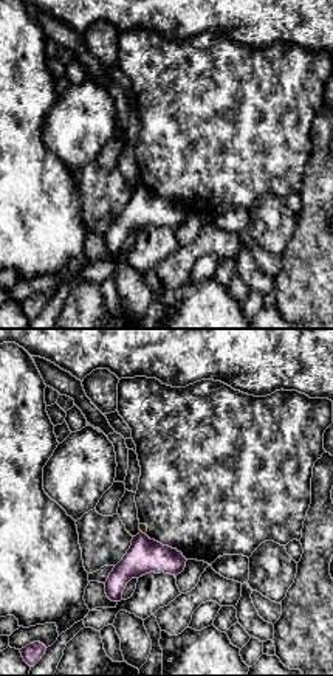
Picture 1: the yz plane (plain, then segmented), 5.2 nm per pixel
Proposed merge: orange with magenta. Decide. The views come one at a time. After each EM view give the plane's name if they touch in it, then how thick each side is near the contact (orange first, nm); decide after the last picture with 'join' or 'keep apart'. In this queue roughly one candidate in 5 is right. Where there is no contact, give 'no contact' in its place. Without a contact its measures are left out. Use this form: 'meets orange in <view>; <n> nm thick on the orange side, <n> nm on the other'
meets orange in yz; 50 nm thick on the orange side, 180 nm on the other

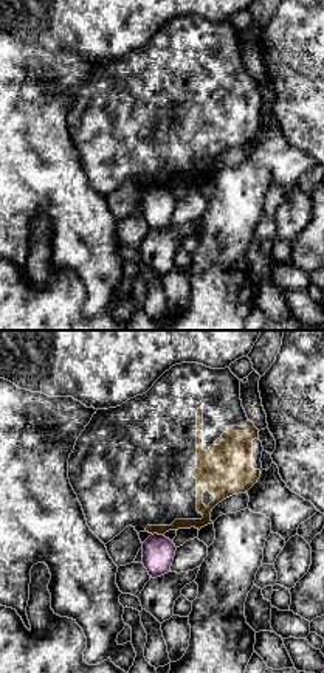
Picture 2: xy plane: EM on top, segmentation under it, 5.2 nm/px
meets orange in xy; 50 nm thick on the orange side, 170 nm on the other

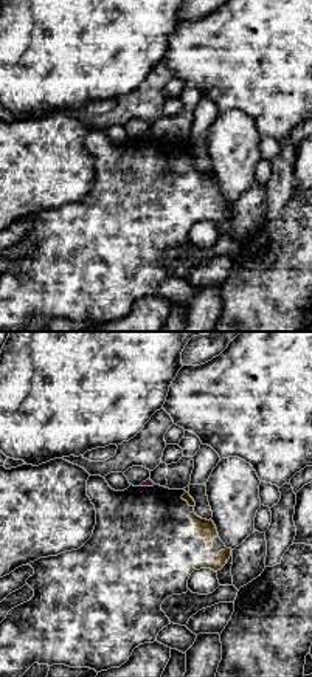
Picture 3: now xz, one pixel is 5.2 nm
no contact

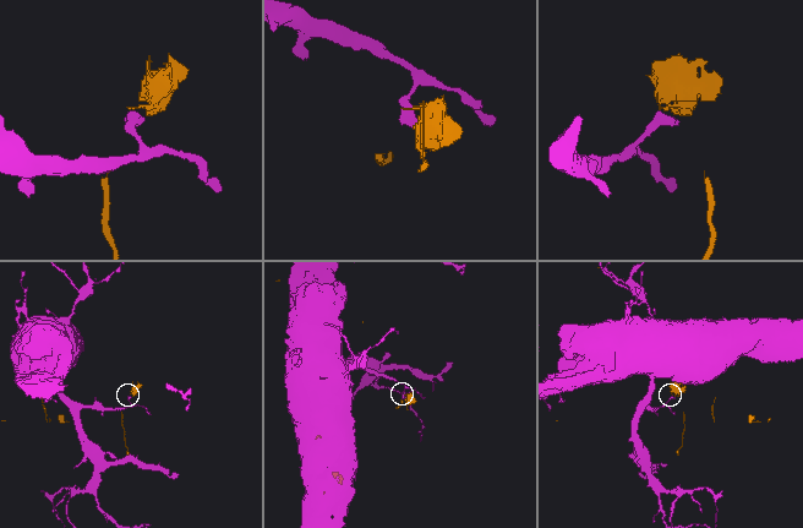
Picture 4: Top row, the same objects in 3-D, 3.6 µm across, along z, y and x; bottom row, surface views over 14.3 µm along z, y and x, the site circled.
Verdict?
keep apart

